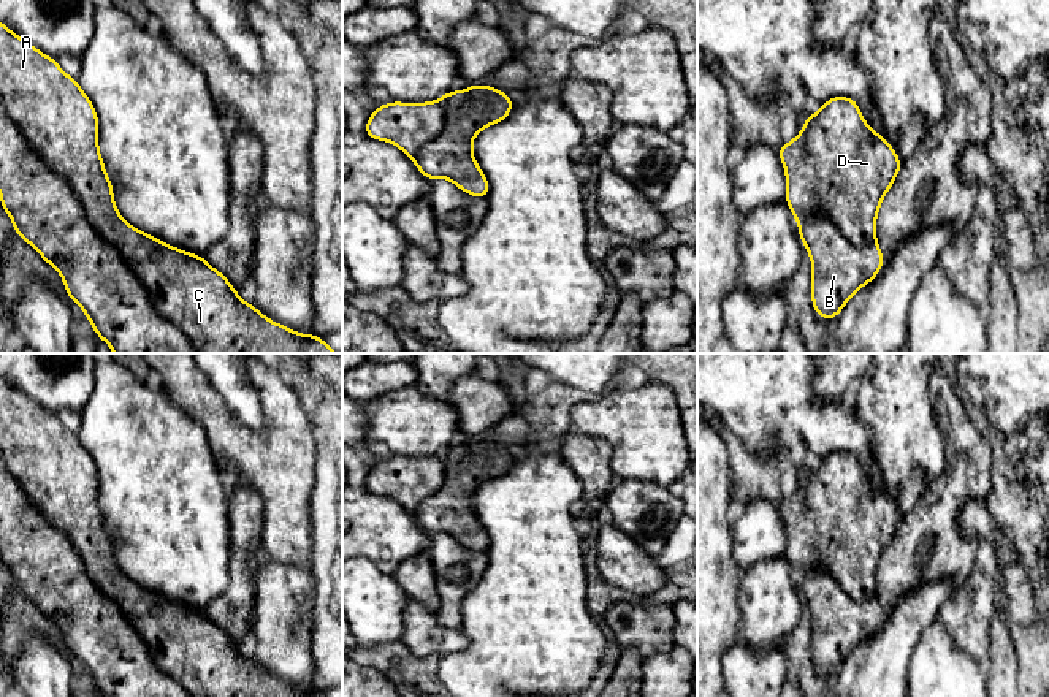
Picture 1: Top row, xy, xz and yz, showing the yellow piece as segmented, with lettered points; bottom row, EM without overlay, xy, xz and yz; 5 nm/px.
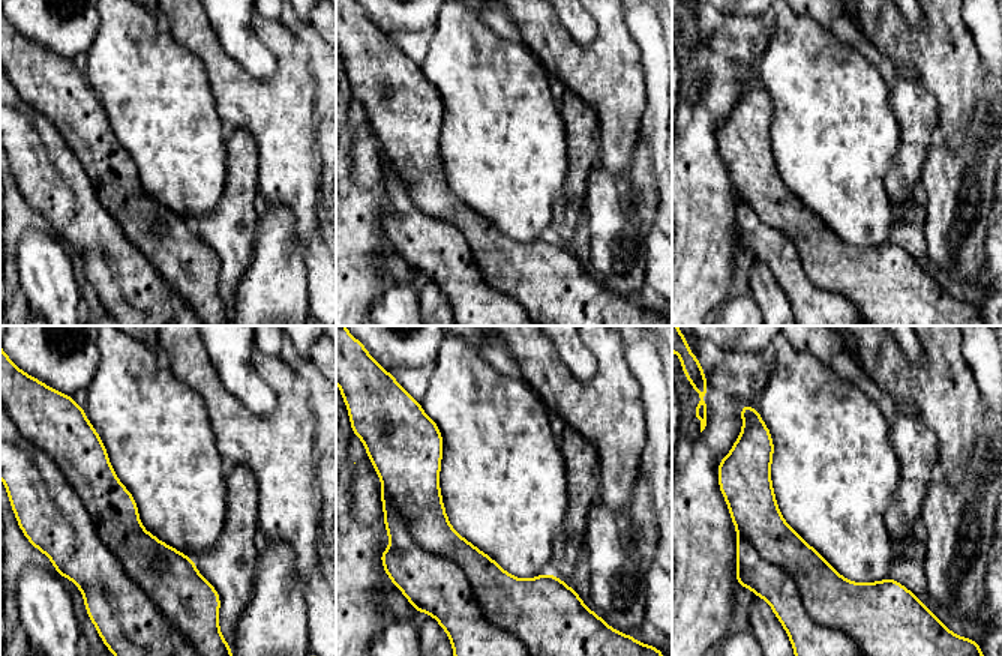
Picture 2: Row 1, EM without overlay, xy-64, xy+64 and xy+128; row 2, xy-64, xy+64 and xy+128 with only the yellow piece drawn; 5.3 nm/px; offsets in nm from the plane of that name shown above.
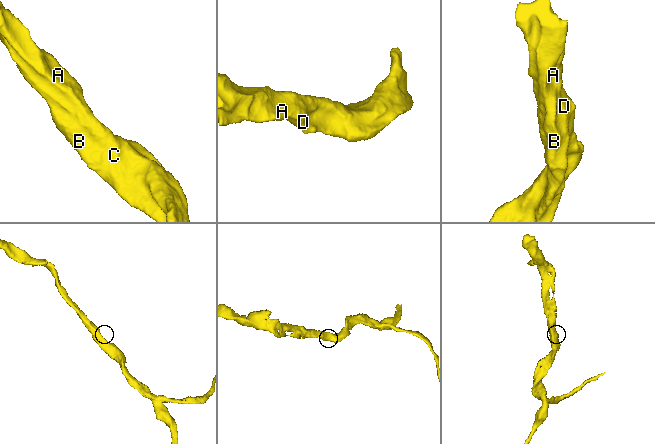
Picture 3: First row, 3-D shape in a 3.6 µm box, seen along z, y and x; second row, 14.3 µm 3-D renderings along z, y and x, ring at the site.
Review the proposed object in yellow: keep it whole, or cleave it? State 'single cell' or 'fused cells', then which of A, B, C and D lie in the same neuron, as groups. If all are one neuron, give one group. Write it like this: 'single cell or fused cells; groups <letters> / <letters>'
single cell; groups A B C D

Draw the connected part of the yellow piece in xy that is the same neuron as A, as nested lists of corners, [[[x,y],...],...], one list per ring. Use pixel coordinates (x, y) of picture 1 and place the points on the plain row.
[[[0,377],[0,558],[11,572],[13,585],[30,599],[41,613],[55,623],[63,635],[67,651],[71,653],[90,675],[92,684],[105,697],[325,697],[314,689],[299,689],[265,672],[252,657],[244,657],[238,645],[201,610],[173,602],[155,591],[132,581],[114,559],[113,539],[106,529],[98,502],[98,469],[90,453],[82,447],[76,432],[68,431],[55,413],[44,410],[33,399],[16,390]]]

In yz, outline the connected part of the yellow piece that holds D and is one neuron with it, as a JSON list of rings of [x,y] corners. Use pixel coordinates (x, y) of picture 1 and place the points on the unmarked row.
[[[832,451],[803,477],[803,486],[778,502],[786,529],[784,556],[811,613],[813,664],[821,673],[832,675],[884,619],[876,596],[876,572],[902,515],[884,491],[867,480],[854,453]]]

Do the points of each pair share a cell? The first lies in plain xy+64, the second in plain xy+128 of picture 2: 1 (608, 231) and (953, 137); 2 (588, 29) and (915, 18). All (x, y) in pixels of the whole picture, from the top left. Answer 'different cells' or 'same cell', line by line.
1: different cells
2: same cell

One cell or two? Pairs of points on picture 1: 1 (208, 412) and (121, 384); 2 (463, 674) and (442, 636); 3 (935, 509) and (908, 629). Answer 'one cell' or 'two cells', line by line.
1: two cells
2: two cells
3: two cells

